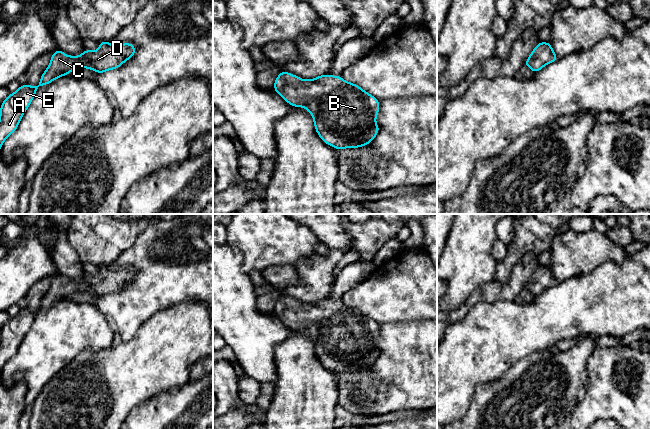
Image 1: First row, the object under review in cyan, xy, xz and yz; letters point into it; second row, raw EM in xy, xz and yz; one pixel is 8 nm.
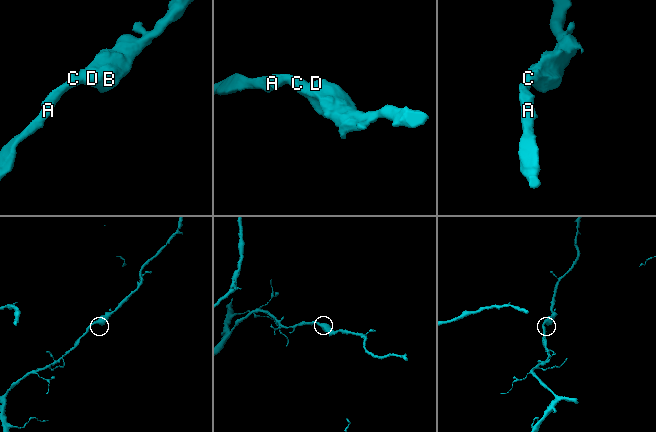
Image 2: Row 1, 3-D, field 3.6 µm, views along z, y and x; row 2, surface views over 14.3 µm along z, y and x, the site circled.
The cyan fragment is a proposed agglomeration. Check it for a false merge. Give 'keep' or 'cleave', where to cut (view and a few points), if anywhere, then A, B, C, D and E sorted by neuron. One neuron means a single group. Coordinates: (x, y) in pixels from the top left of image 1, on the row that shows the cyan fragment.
keep | no cut | A B C D E

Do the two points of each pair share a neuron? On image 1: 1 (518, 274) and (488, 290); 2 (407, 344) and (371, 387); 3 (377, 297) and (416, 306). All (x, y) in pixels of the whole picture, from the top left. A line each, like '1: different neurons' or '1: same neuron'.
1: same neuron
2: same neuron
3: same neuron

